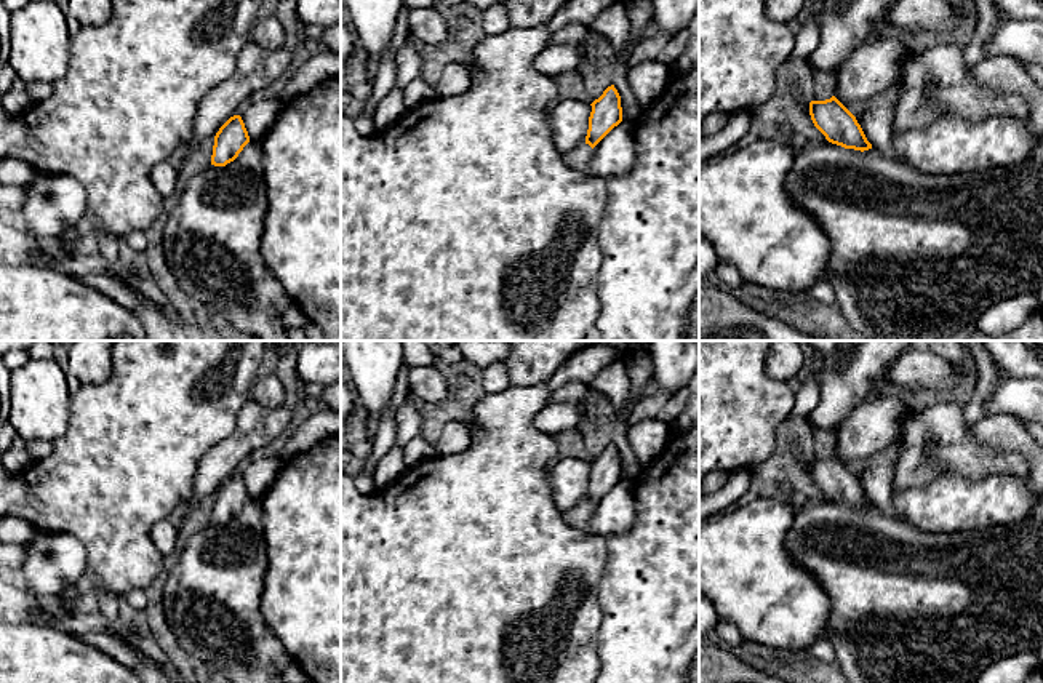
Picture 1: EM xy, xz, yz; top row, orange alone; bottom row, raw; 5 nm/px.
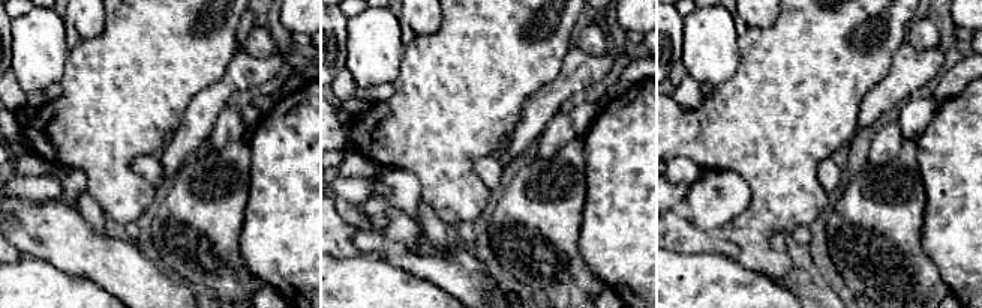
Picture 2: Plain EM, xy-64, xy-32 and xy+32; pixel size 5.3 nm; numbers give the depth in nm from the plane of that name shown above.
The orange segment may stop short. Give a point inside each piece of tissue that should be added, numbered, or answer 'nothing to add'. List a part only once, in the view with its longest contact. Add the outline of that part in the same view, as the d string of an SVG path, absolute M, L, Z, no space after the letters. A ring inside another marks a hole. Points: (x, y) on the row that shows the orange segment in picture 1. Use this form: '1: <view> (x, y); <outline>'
nothing to add

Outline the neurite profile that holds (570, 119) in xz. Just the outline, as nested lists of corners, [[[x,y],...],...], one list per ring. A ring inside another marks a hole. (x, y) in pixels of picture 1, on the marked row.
[[[563,99],[555,104],[550,125],[553,144],[560,152],[573,150],[585,142],[590,112],[590,104],[574,99]]]

